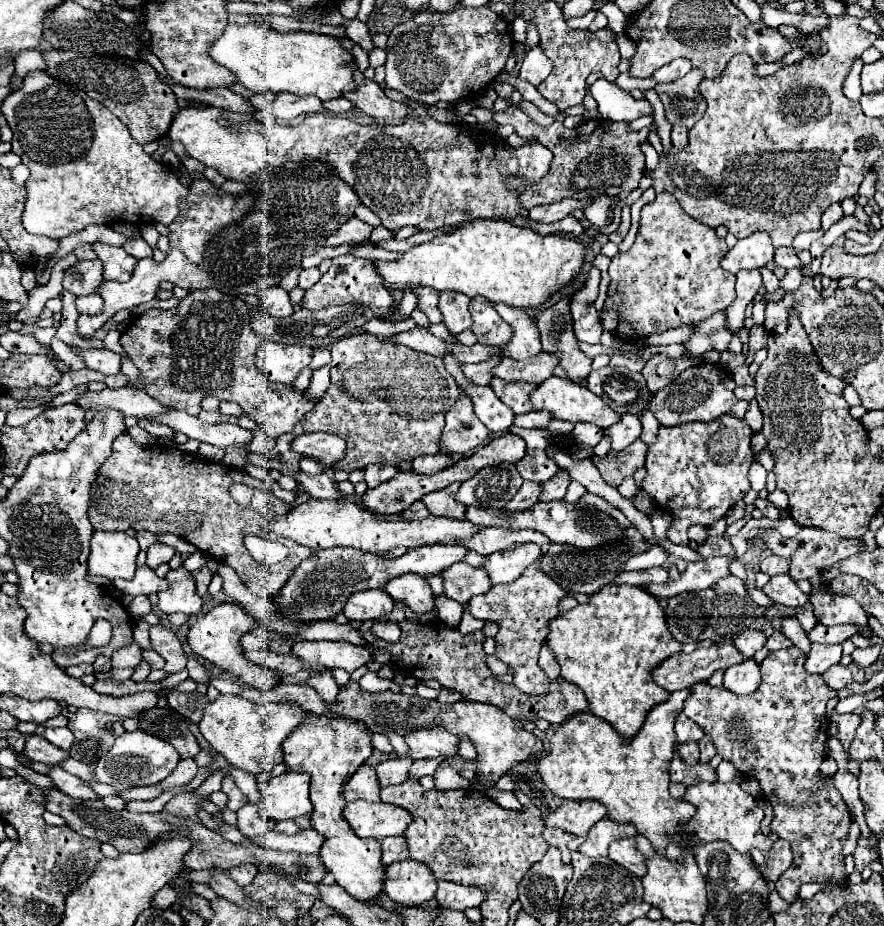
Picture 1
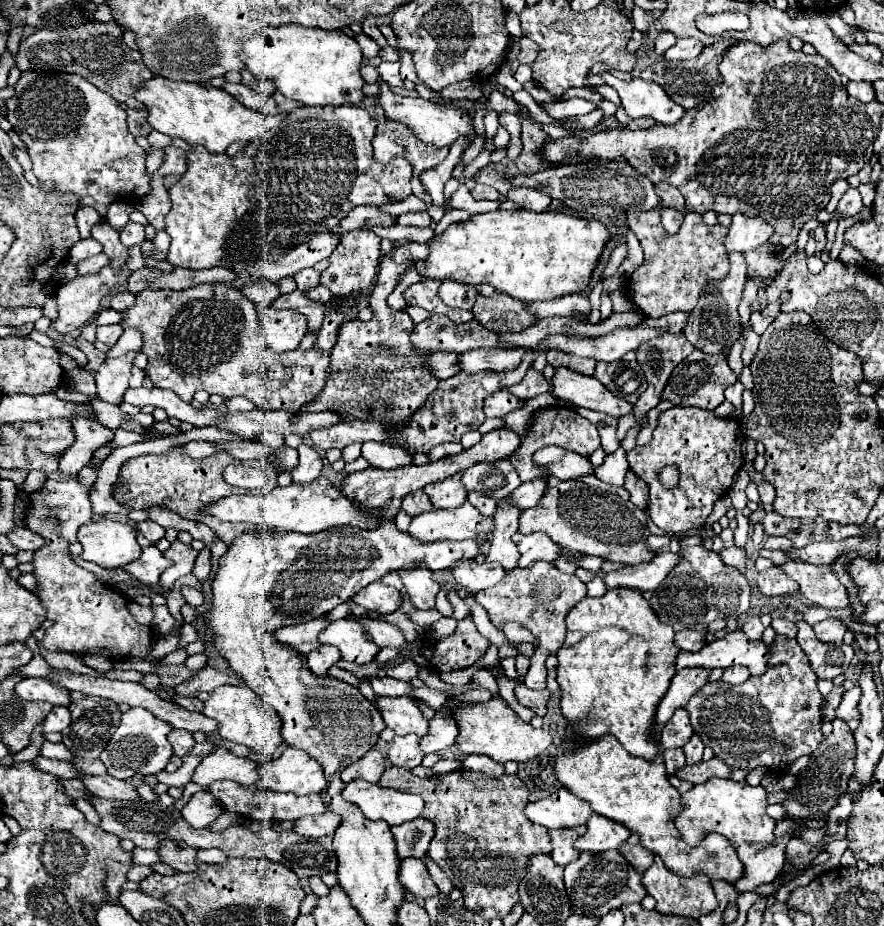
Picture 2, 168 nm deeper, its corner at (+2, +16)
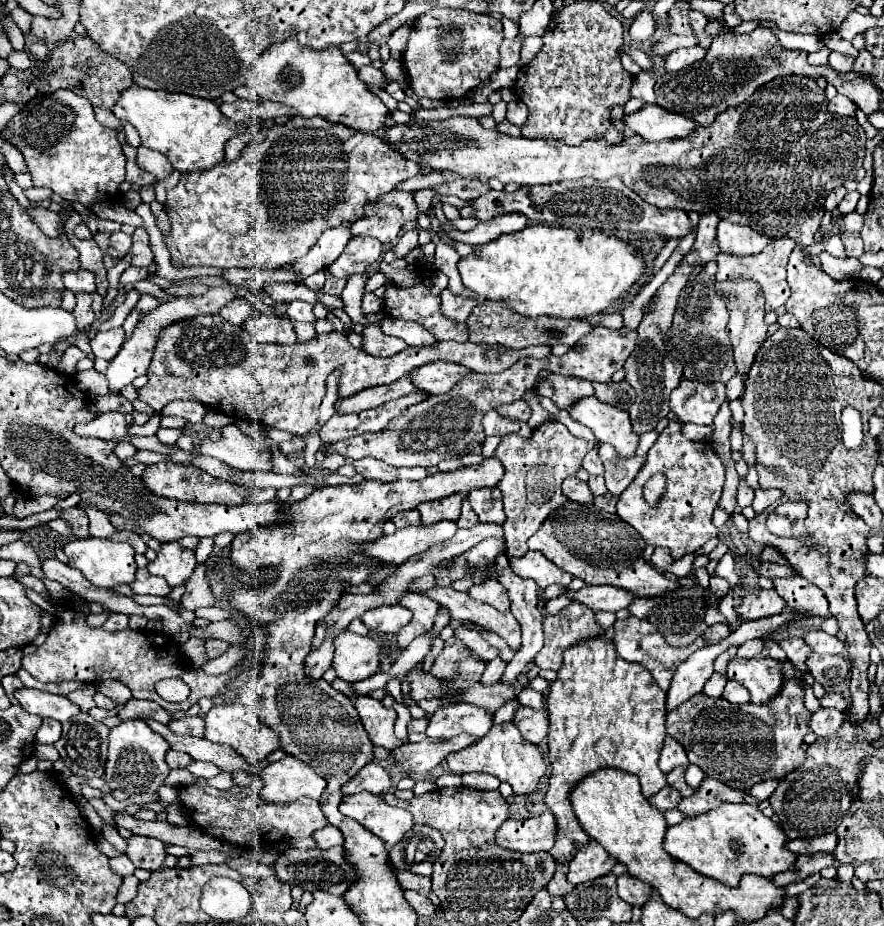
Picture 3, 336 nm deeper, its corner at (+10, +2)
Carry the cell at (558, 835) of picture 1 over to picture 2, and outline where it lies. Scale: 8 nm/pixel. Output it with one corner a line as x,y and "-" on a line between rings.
567,828
567,830
549,830
551,840
553,840
553,852
551,858
559,864
559,866
567,866
569,862
575,862
579,858
579,852
573,848
575,840
579,838
575,830

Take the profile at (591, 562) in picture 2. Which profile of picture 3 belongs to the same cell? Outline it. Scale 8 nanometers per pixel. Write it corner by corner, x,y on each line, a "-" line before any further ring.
527,552
521,558
509,558
509,562
511,562
511,568
517,576
531,578
541,588
547,588
549,584
569,586
569,582
573,580
571,574
557,570
557,566
553,566
553,562
549,562
541,552

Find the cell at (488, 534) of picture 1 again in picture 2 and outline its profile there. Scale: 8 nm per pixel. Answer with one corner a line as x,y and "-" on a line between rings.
469,502
453,510
429,510
413,516
407,534
423,544
437,540
465,540
475,538
477,532
491,534
493,518
481,516

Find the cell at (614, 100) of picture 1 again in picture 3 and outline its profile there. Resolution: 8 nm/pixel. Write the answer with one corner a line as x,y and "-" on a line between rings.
645,104
637,112
625,114
623,122
627,128
631,128
635,134
645,138
647,142
661,142
671,138
683,138
689,136
695,130
695,122
669,112
657,104

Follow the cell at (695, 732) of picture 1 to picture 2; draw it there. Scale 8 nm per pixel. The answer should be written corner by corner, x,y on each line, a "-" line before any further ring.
681,708
681,710
675,710
671,720
661,730
661,746
663,748
683,748
691,736
693,736
693,728
689,724
689,716

